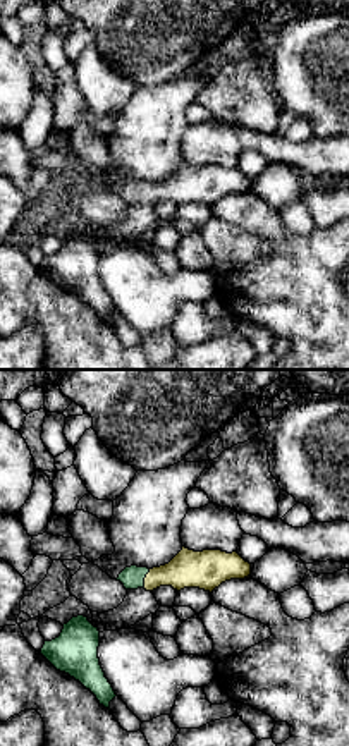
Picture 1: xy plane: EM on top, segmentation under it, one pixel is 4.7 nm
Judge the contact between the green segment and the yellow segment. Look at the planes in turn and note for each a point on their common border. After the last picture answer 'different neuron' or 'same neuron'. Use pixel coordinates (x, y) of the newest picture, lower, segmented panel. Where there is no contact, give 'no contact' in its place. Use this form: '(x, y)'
(145, 576)

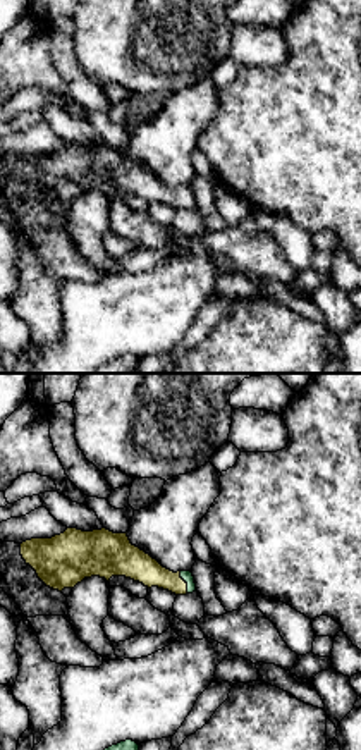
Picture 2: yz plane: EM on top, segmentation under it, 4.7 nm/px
(184, 580)

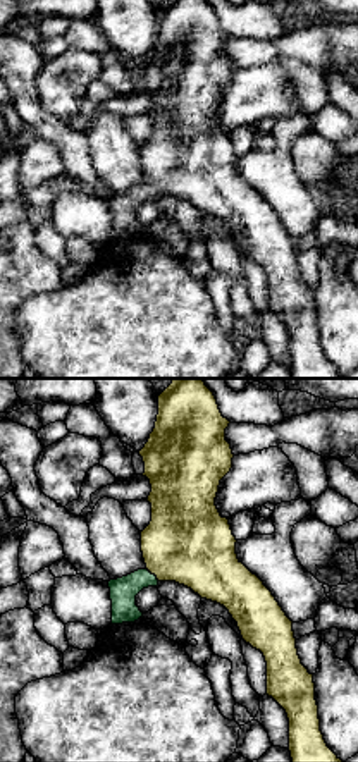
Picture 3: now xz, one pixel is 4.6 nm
(154, 575)

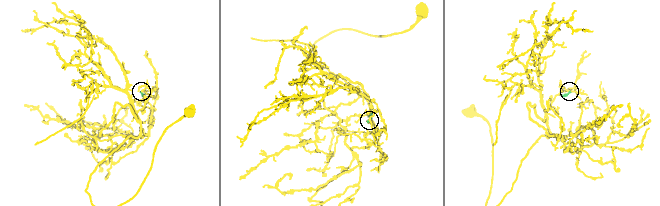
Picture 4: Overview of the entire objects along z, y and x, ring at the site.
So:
same neuron

